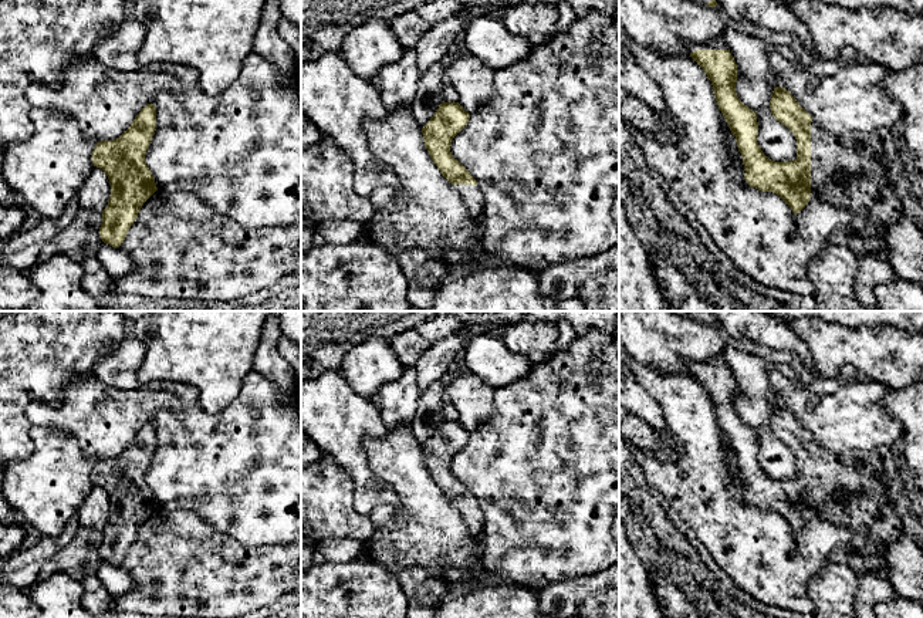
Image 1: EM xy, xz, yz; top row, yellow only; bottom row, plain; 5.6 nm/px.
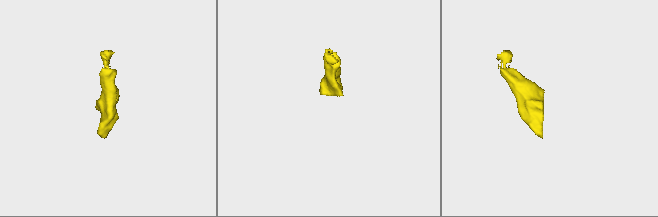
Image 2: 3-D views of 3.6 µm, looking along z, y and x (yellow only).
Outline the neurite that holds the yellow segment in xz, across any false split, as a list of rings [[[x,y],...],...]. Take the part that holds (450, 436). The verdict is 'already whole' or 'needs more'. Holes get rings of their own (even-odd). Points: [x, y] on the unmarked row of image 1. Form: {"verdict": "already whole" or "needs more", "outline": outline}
{"verdict": "needs more", "outline": [[[442,421],[430,439],[422,446],[425,465],[442,490],[454,504],[467,524],[473,538],[483,538],[483,513],[477,499],[453,476],[450,465],[453,456],[469,442],[470,432],[459,421]]]}

